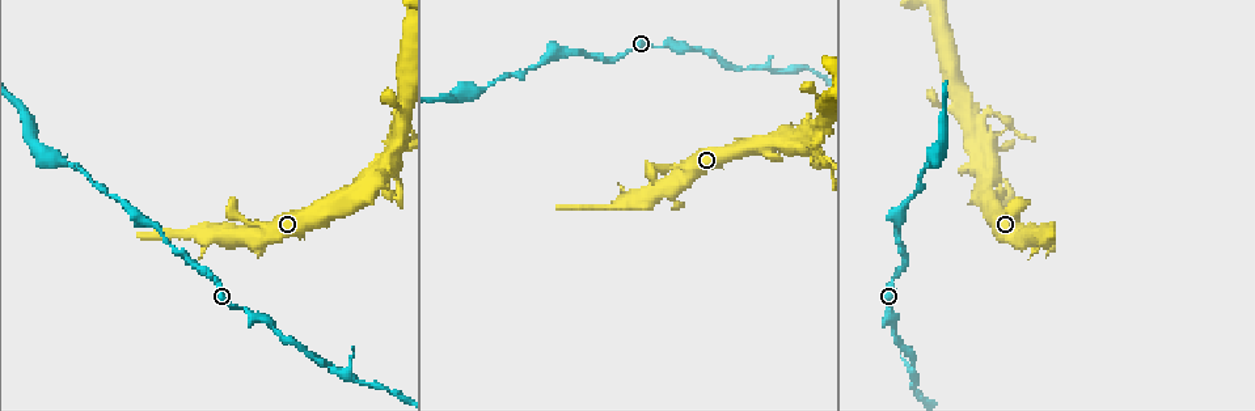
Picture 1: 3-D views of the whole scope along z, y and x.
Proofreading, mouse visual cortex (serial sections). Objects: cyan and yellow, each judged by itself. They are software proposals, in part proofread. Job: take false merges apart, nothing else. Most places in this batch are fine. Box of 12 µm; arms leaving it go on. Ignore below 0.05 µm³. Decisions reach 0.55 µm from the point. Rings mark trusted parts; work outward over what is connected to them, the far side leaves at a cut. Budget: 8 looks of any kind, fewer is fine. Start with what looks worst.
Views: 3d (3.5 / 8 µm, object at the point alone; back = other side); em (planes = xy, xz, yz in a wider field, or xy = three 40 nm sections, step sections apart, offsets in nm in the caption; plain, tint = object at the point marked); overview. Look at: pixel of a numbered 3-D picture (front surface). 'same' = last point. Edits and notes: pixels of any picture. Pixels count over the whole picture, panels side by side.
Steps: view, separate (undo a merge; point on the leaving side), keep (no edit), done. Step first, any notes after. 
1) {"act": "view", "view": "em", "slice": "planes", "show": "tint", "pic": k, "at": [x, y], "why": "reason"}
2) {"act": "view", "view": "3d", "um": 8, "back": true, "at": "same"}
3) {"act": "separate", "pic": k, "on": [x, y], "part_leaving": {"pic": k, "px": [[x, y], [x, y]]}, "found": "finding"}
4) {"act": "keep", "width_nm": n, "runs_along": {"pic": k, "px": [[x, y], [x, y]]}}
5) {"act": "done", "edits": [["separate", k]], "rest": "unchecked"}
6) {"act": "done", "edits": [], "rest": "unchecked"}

{"act": "view", "view": "3d", "um": 3.5, "pic": 1, "at": [695, 48], "why": "thin neck"}

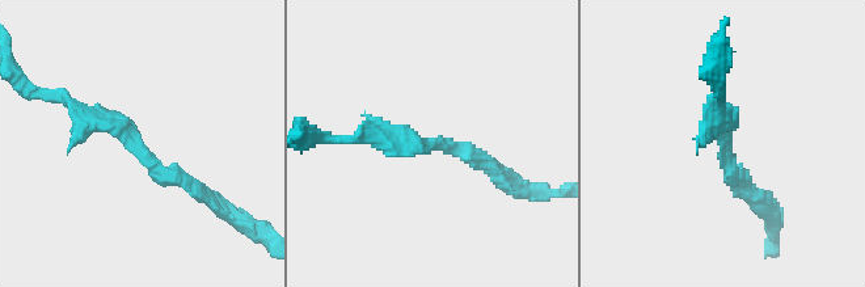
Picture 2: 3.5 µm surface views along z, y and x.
{"act": "view", "view": "em", "slice": "xy", "step": 5, "show": "tint", "pic": 2, "at": [142, 149]}

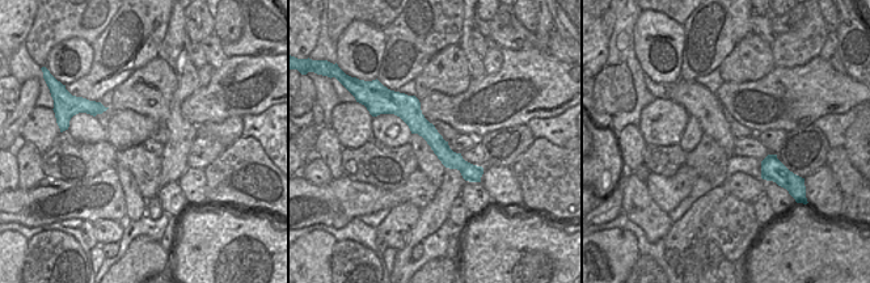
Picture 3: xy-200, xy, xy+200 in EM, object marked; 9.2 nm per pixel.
{"act": "keep", "runs_along": {"pic": 3, "px": [[387, 110], [404, 109], [477, 176]]}, "found": "continuous, no second cell"}

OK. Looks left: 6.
{"act": "view", "view": "3d", "um": 8, "pic": 1, "at": [387, 182], "why": "sharp bend"}

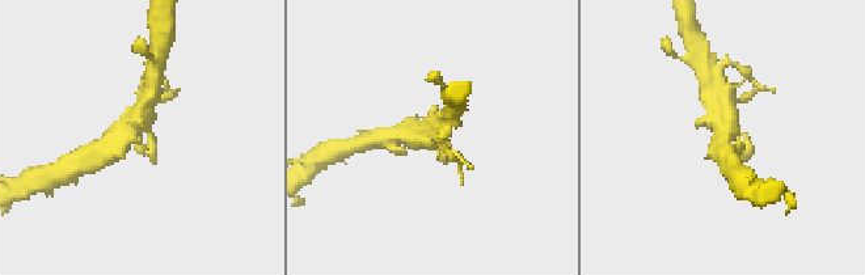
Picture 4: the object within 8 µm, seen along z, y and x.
{"act": "view", "view": "3d", "um": 3.5, "pic": 4, "at": [141, 139], "why": "closer look"}

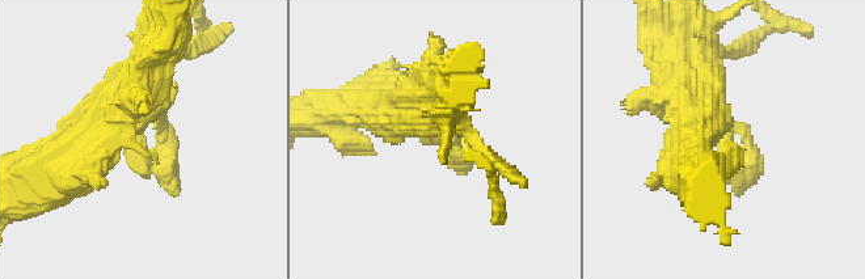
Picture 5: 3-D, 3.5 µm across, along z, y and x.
{"act": "view", "view": "em", "slice": "xy", "step": 5, "show": "tint", "at": "same"}

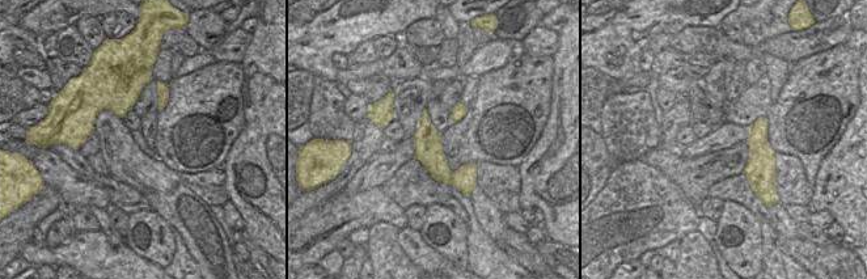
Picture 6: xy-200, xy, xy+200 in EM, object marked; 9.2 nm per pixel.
{"act": "keep", "runs_along": {"pic": 5, "px": [[376, 104], [405, 104], [461, 160]]}, "found": "continuous, no second cell"}

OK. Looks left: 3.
{"act": "view", "view": "3d", "um": 3.5, "pic": 1, "at": [814, 145], "why": "sharp bend"}

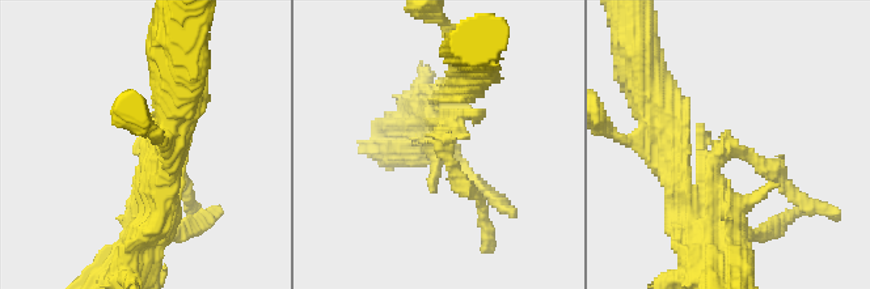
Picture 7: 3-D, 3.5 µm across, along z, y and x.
{"act": "view", "view": "em", "slice": "xy", "step": 5, "show": "tint", "pic": 7, "at": [733, 144]}

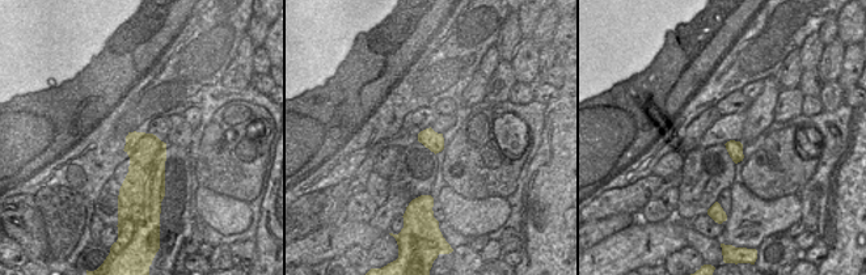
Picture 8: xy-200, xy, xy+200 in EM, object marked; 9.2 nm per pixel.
{"act": "view", "view": "em", "slice": "xy", "step": 2, "show": "tint", "at": "same", "why": "cut it another way"}

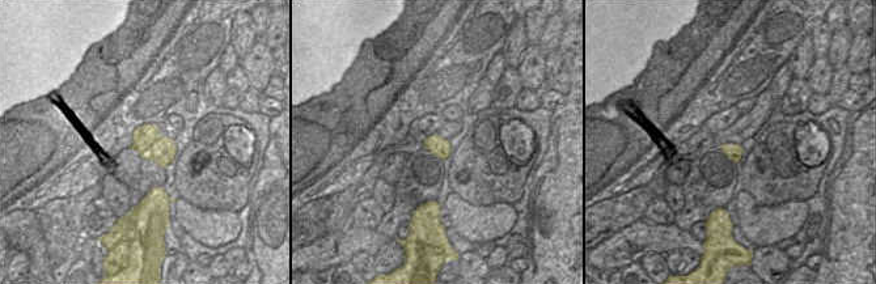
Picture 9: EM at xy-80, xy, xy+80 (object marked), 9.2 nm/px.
{"act": "keep", "width_nm": 170, "runs_along": {"pic": 7, "px": [[447, 126], [447, 158], [482, 203]]}, "found": "one cell here"}

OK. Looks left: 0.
{"act": "done", "edits": [], "rest": "unchecked"}

